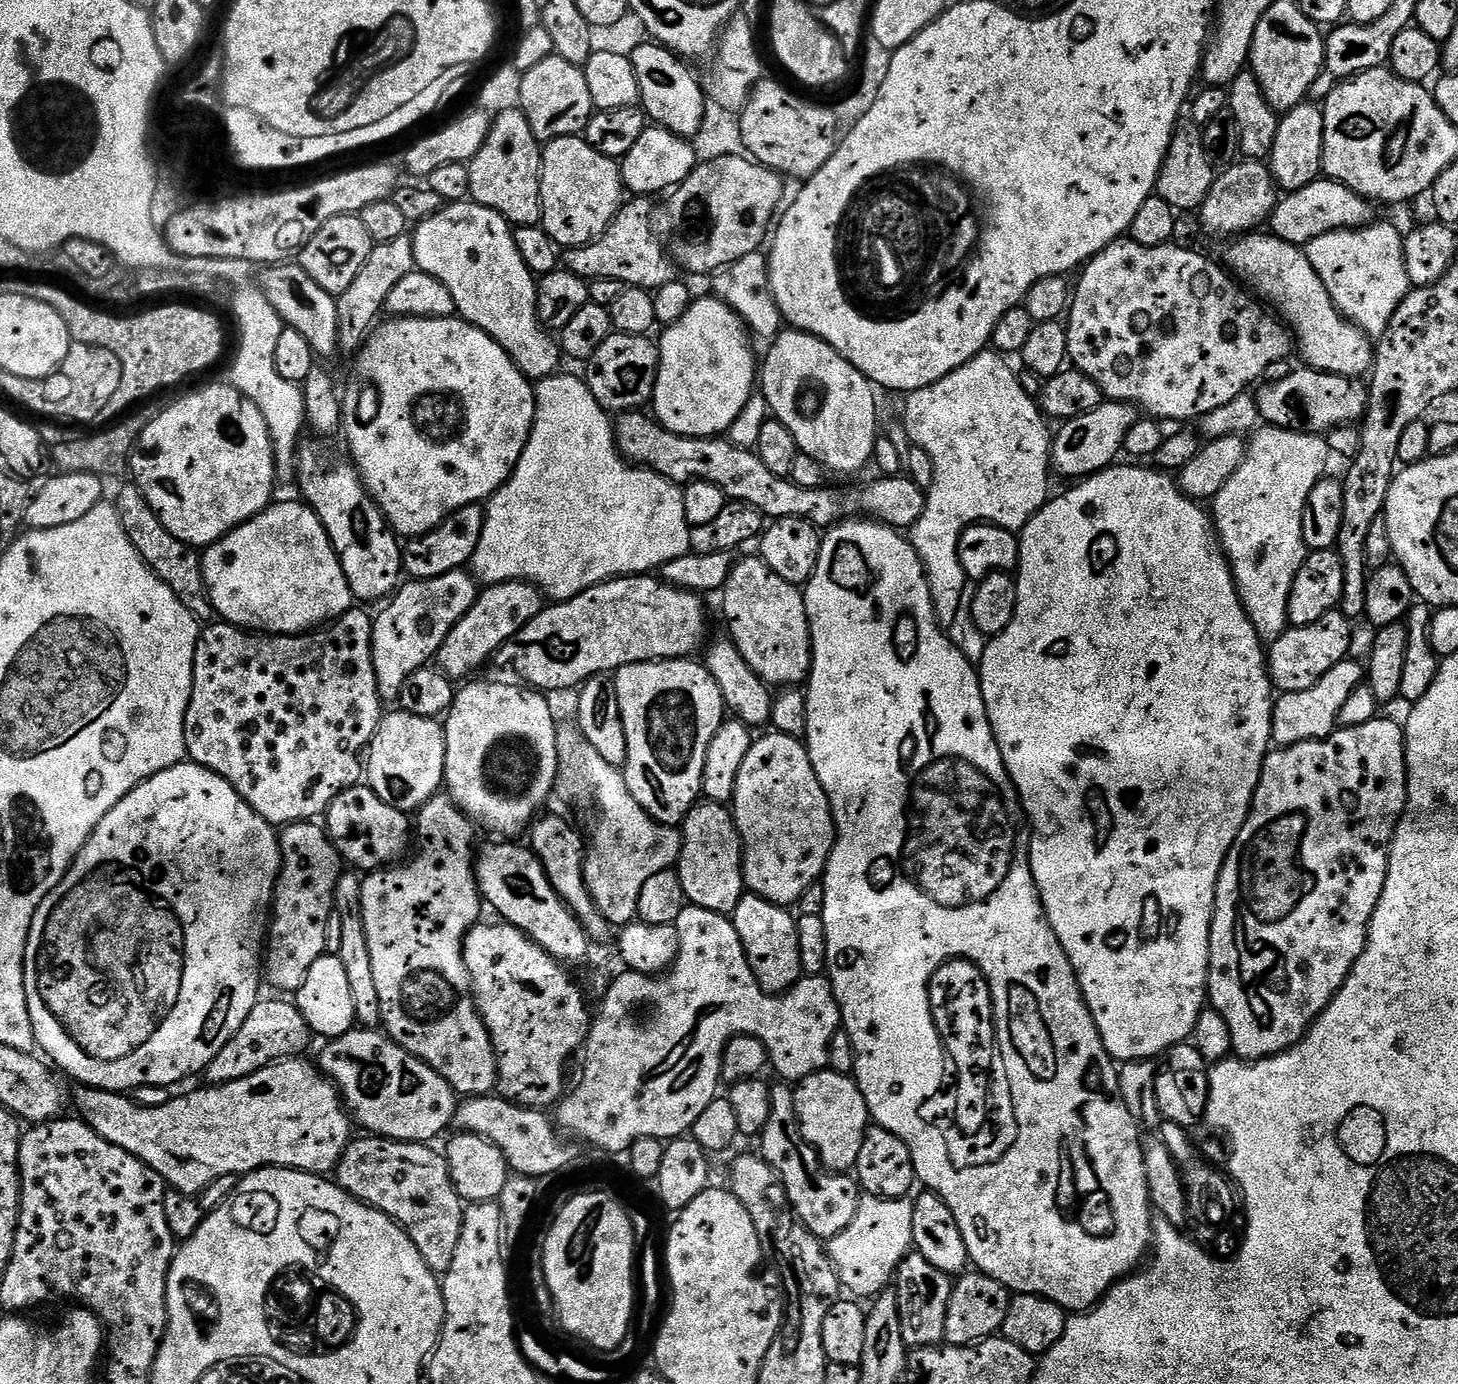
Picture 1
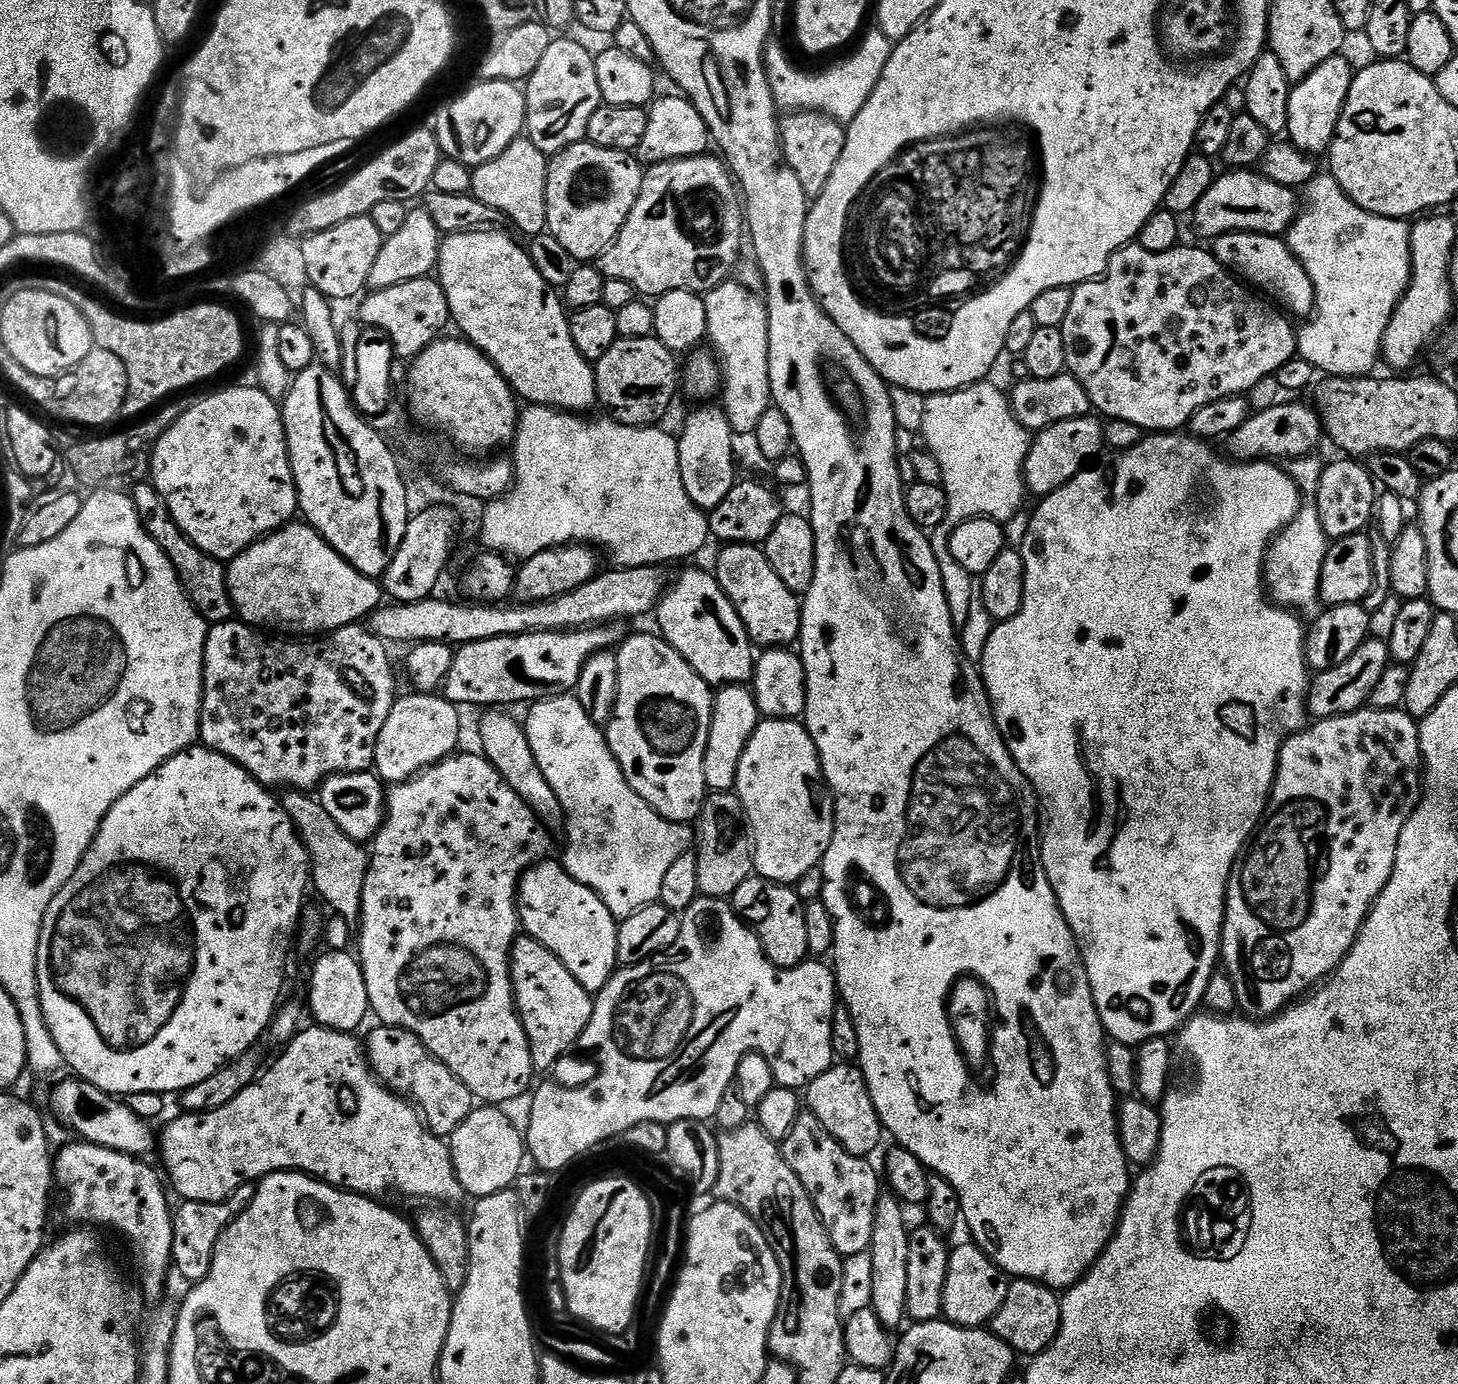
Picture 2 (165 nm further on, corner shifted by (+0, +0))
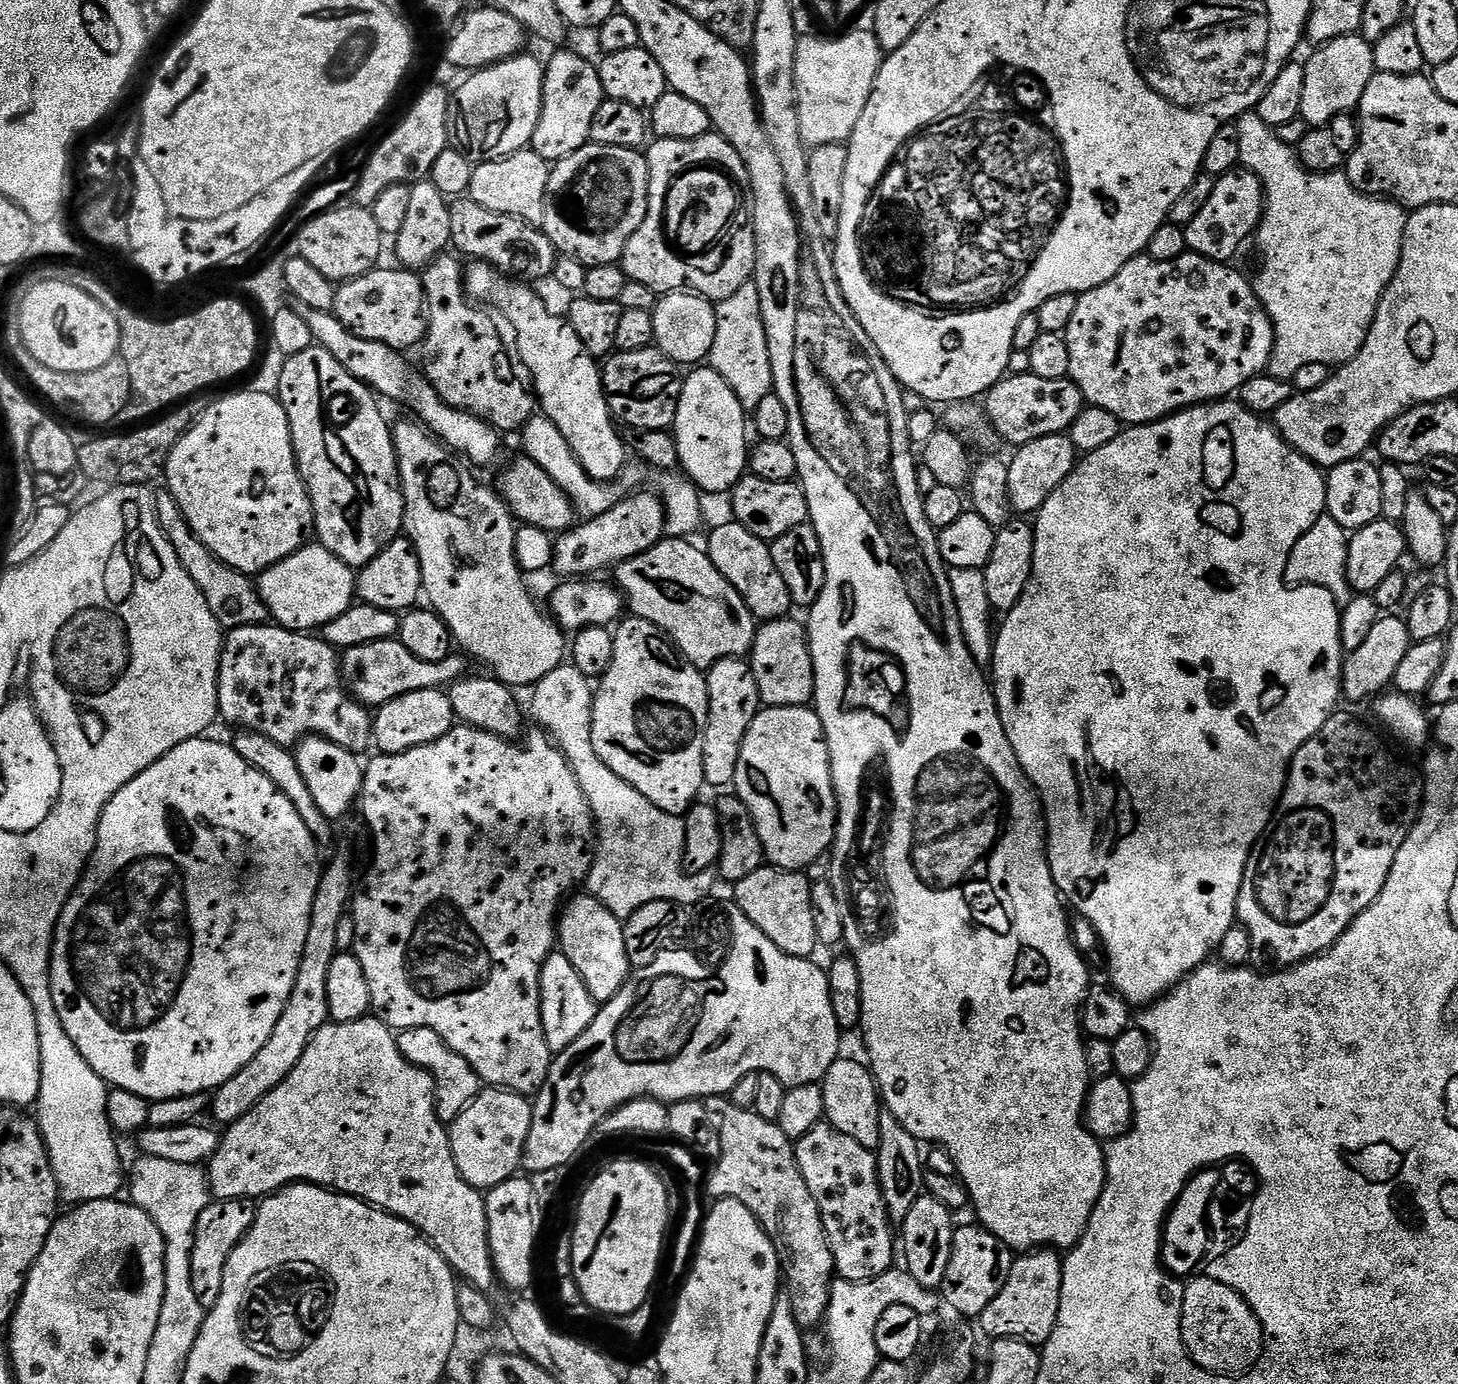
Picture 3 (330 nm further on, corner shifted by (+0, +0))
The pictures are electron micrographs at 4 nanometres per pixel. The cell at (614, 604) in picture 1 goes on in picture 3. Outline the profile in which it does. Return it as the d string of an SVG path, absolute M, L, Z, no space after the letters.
M393 638L343 649L340 671L344 677L344 686L352 693L352 697L375 710L394 698L402 698L418 690L447 689L465 675L465 657L459 655L450 655L442 662L422 662L422 658L414 658L414 654L410 654L410 650L406 650L399 639Z

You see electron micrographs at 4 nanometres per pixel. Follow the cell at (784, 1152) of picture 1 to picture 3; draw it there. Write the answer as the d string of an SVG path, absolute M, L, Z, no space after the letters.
M827 1122L816 1124L810 1134L795 1141L794 1147L796 1165L802 1170L802 1178L806 1178L806 1186L810 1186L810 1194L814 1194L814 1202L818 1202L818 1210L822 1213L822 1226L826 1230L826 1238L830 1242L836 1263L835 1275L855 1284L865 1284L868 1280L893 1271L892 1259L895 1256L897 1259L898 1244L894 1239L894 1225L888 1219L878 1182L875 1151L866 1146L858 1146L854 1138L846 1138L846 1134Z

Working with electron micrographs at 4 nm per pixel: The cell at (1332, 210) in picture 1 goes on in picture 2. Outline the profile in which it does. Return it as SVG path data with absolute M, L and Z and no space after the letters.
M1228 170L1225 173L1225 176L1224 173L1217 175L1216 179L1212 181L1210 190L1206 190L1206 195L1202 197L1202 202L1198 202L1196 209L1190 213L1190 220L1196 227L1197 234L1205 236L1205 241L1208 242L1215 240L1218 236L1224 236L1228 232L1253 232L1254 234L1283 237L1302 210L1297 193L1256 170Z

